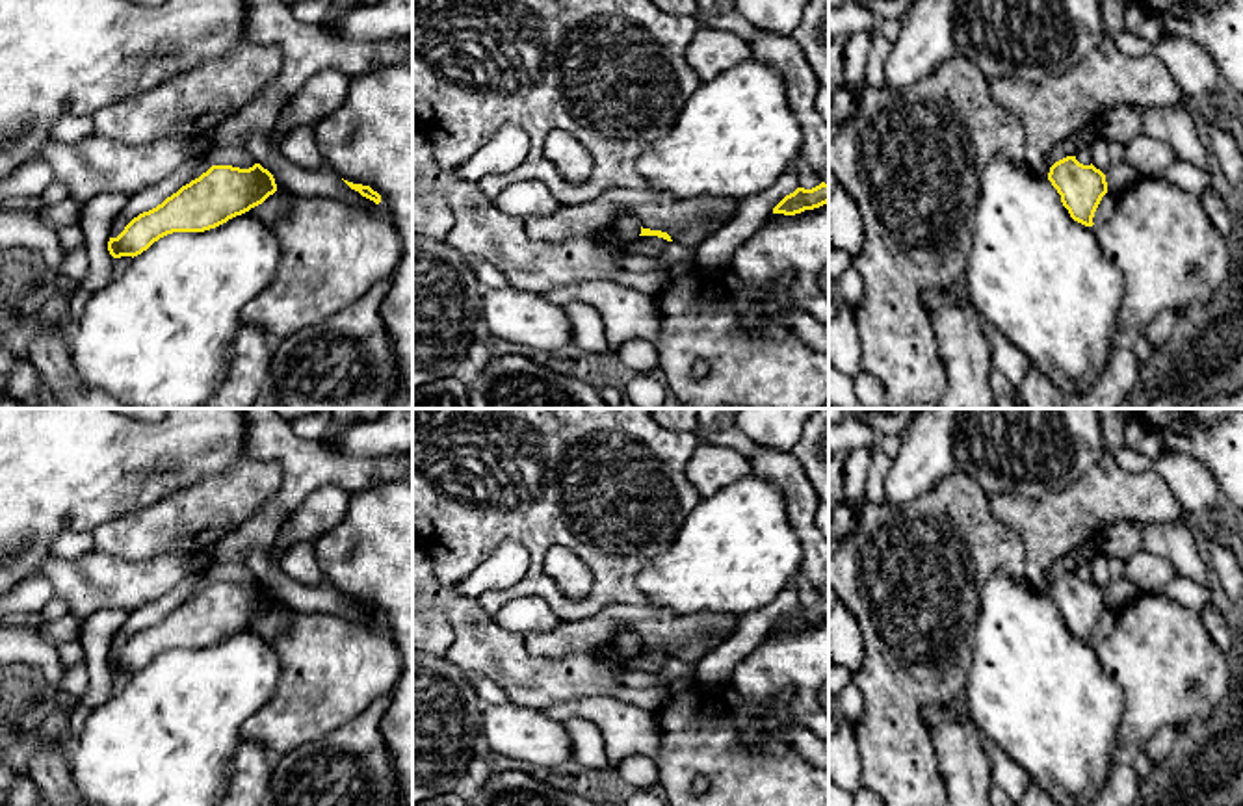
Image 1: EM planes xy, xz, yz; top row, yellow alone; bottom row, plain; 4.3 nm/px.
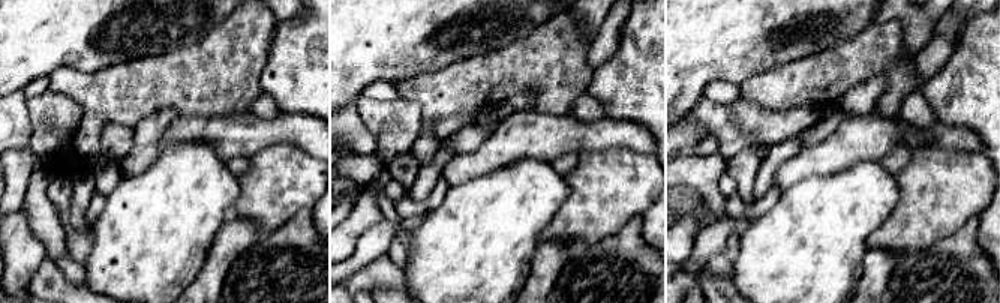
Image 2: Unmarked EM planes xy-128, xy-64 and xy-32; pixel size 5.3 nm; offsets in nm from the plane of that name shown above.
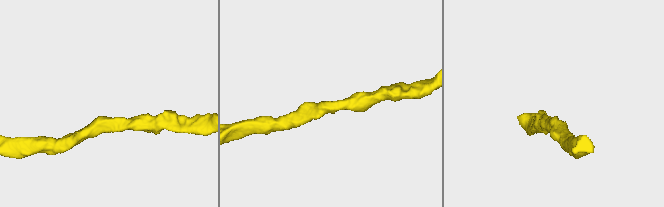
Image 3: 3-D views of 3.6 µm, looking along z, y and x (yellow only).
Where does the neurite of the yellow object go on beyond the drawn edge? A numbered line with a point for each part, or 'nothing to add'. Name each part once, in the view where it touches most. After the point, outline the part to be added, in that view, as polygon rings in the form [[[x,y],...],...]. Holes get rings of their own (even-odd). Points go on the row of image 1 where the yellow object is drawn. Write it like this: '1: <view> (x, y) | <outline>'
nothing to add

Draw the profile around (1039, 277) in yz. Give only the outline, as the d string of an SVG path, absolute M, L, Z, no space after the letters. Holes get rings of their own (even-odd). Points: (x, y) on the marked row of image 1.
M998 154L981 171L970 230L966 286L974 310L1057 388L1066 394L1087 388L1104 371L1113 345L1126 342L1117 323L1124 280L1104 256L1093 227L1070 217L1048 178Z

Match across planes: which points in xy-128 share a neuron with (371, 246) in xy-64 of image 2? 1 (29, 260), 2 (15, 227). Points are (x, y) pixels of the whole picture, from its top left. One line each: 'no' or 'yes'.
1: yes
2: yes

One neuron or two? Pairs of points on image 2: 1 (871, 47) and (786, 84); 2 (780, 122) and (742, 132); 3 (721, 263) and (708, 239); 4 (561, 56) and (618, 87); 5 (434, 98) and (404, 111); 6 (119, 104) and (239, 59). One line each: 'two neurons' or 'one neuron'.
1: one neuron
2: one neuron
3: two neurons
4: two neurons
5: two neurons
6: one neuron

